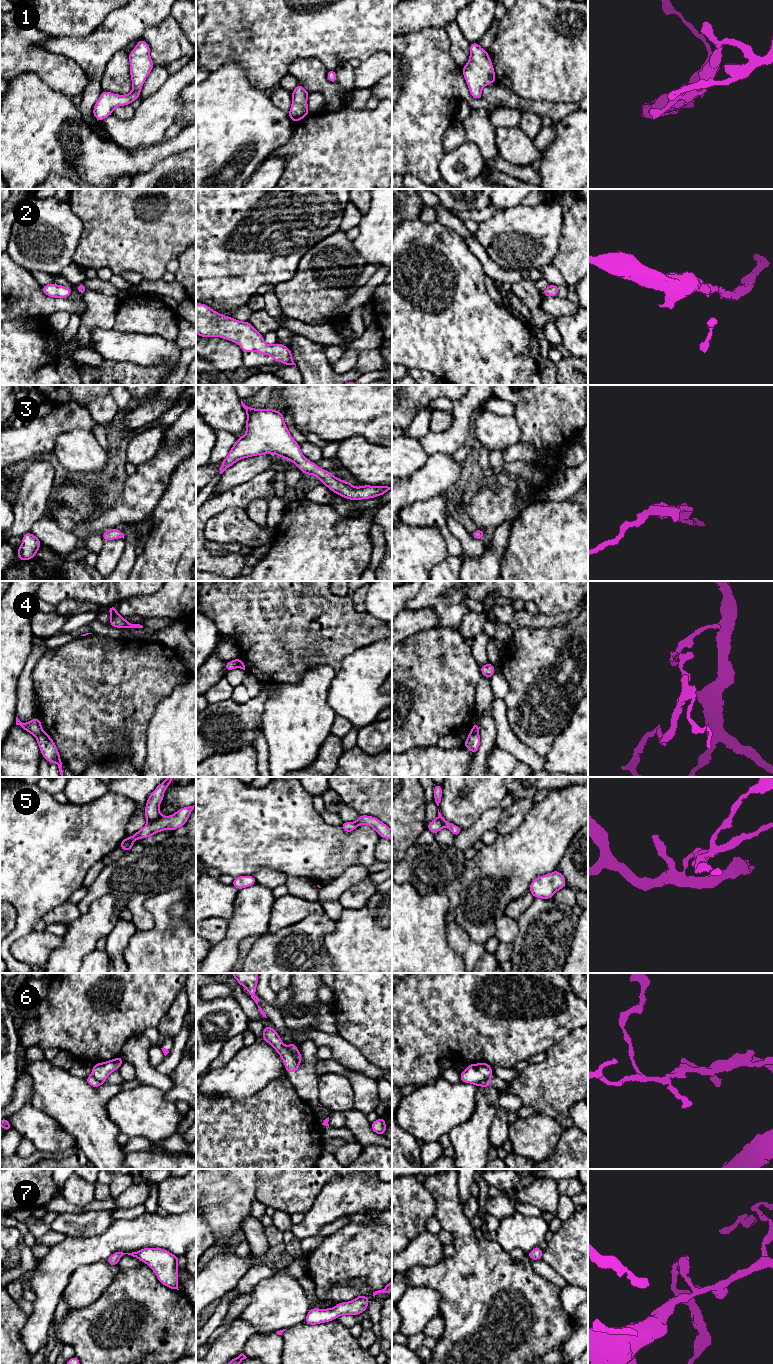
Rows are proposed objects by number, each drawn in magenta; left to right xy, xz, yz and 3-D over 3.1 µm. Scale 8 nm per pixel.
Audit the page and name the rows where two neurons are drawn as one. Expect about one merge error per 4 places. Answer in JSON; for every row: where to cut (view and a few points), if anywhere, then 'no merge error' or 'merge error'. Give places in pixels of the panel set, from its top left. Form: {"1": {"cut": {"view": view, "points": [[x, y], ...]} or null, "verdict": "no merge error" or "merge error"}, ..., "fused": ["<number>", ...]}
{"1": {"cut": null, "verdict": "no merge error"}, "2": {"cut": null, "verdict": "no merge error"}, "3": {"cut": null, "verdict": "no merge error"}, "4": {"cut": {"view": "xz", "points": [[235, 660], [237, 667]]}, "verdict": "merge error"}, "5": {"cut": {"view": "xy", "points": [[161, 816], [148, 823]]}, "verdict": "merge error"}, "6": {"cut": {"view": "xz", "points": [[287, 1047], [298, 1064]]}, "verdict": "merge error"}, "7": {"cut": null, "verdict": "no merge error"}, "fused": ["4", "5", "6"]}

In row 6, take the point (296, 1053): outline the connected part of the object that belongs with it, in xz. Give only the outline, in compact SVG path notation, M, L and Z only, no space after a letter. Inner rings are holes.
M290 1041L290 1046L288 1048L292 1052L292 1055L295 1061L297 1062L297 1064L301 1064L302 1056L301 1056L300 1051L297 1049L296 1045L292 1041Z

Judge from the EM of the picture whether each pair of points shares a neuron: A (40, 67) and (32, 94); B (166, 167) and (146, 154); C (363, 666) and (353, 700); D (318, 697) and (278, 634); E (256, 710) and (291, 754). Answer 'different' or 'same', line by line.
A: different
B: different
C: same
D: different
E: different

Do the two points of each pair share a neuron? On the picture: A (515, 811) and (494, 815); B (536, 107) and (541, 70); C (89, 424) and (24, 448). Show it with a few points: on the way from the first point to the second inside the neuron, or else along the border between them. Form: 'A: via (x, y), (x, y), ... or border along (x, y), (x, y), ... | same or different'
A: border along (503, 809), (498, 825), (495, 828) | different
B: border along (515, 93), (522, 98), (530, 100), (560, 103) | different
C: via (73, 422), (57, 422), (40, 435) | same

